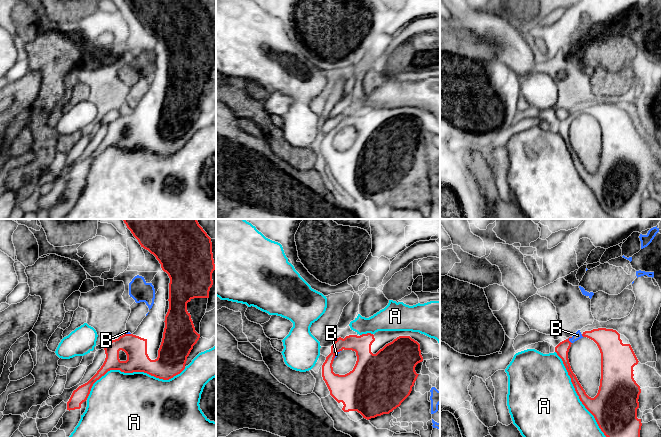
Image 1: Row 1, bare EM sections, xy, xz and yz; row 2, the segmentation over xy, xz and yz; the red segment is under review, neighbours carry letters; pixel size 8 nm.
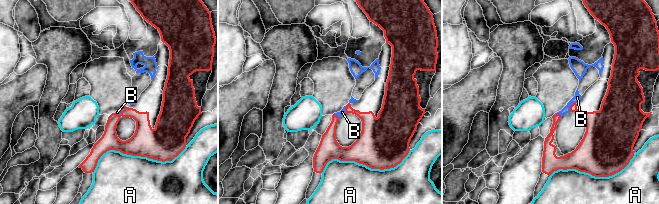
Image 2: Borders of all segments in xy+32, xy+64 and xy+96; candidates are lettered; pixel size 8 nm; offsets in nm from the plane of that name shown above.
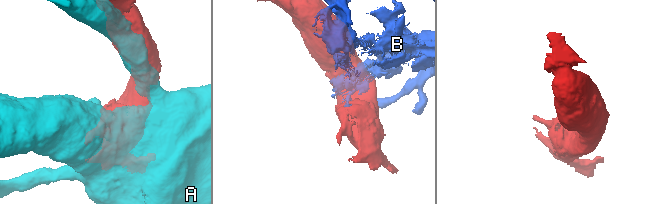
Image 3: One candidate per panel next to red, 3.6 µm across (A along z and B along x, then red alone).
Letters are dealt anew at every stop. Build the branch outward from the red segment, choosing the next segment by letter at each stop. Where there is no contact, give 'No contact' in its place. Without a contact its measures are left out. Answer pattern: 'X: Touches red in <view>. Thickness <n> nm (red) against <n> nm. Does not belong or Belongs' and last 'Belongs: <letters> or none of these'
A: Touches red in xy. Thickness 190 nm (red) against 500 nm. Does not belong
B: Touches red in yz. Thickness 110 nm (red) against 60 nm. Does not belong
Belongs: none of these

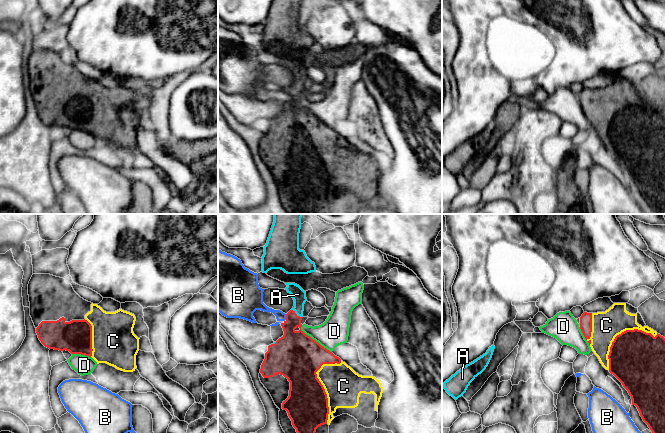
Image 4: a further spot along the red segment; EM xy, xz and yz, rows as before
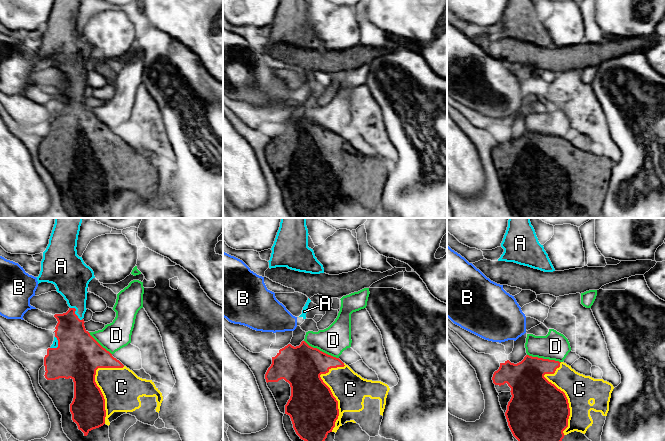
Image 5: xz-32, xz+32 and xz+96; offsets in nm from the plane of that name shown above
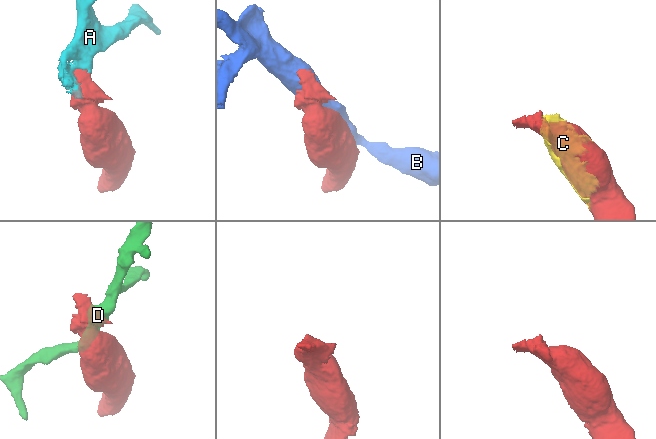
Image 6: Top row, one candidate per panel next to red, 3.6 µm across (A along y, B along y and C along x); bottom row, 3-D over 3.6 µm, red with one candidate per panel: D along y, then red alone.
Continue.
A: Touches red in xz. Thickness 240 nm (red) against 110 nm. Belongs
B: Touches red in xz. Thickness 280 nm (red) against 80 nm. Does not belong
C: Touches red in xz. Thickness 340 nm (red) against 300 nm. Belongs
D: Touches red in xz. Thickness 380 nm (red) against 220 nm. Does not belong
Belongs: A, C

